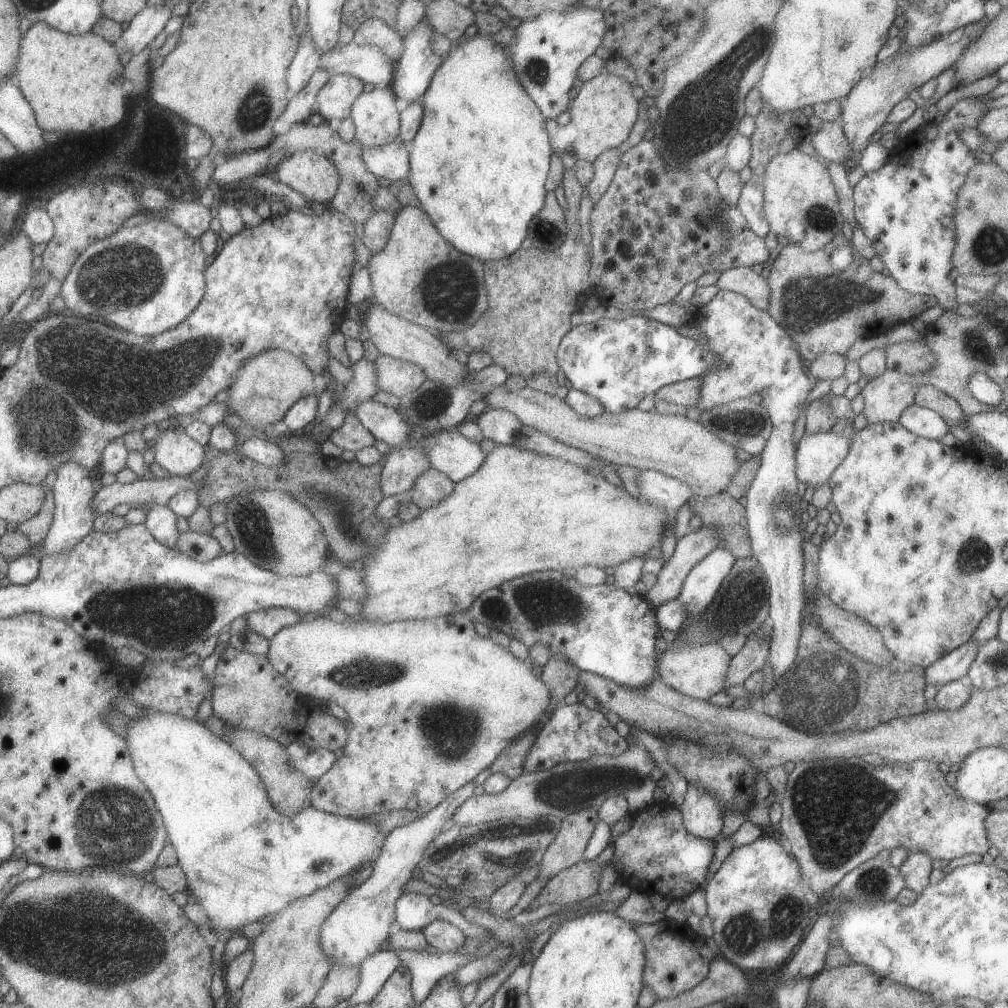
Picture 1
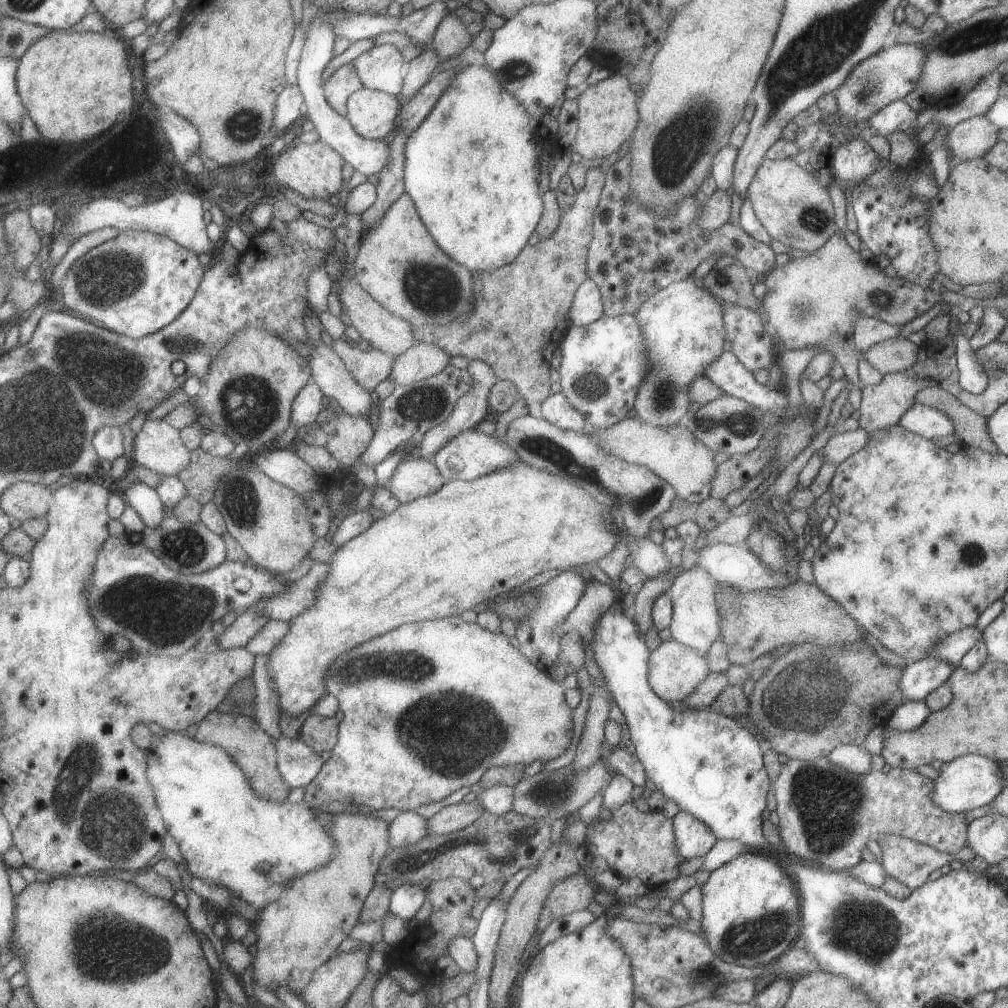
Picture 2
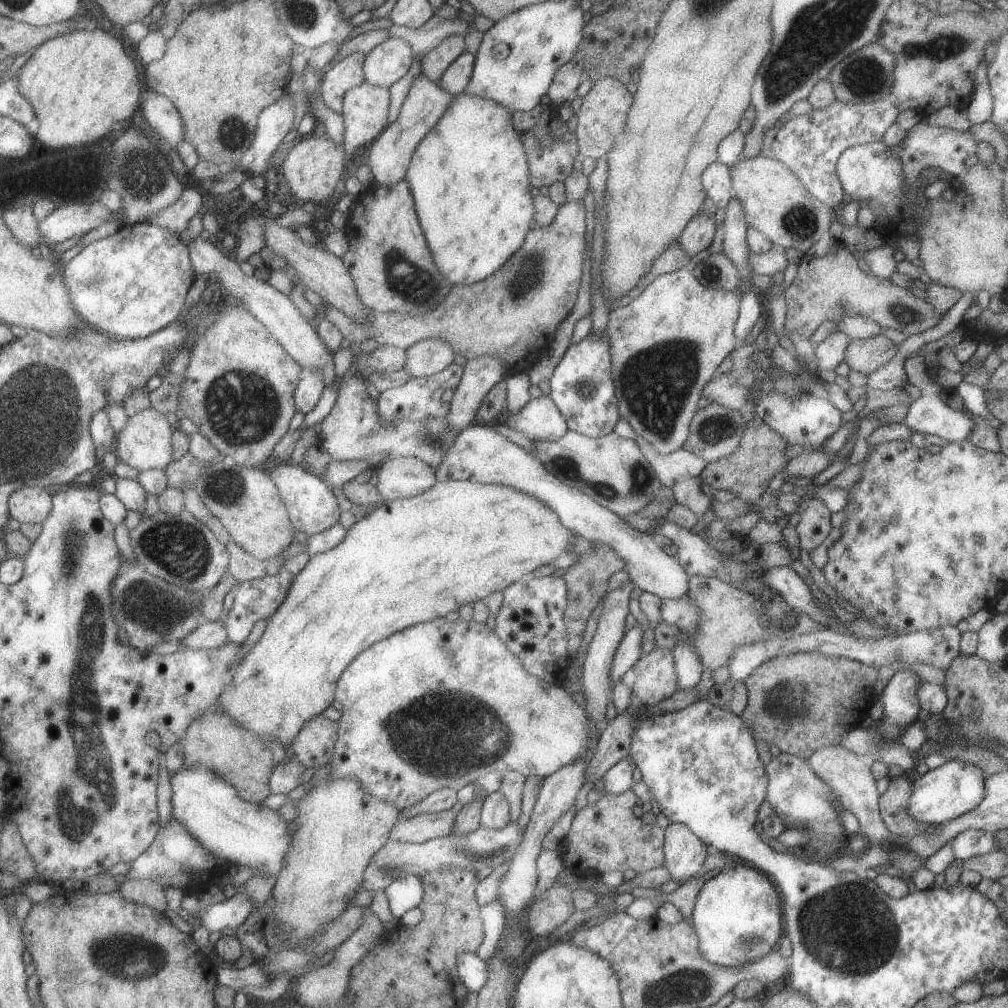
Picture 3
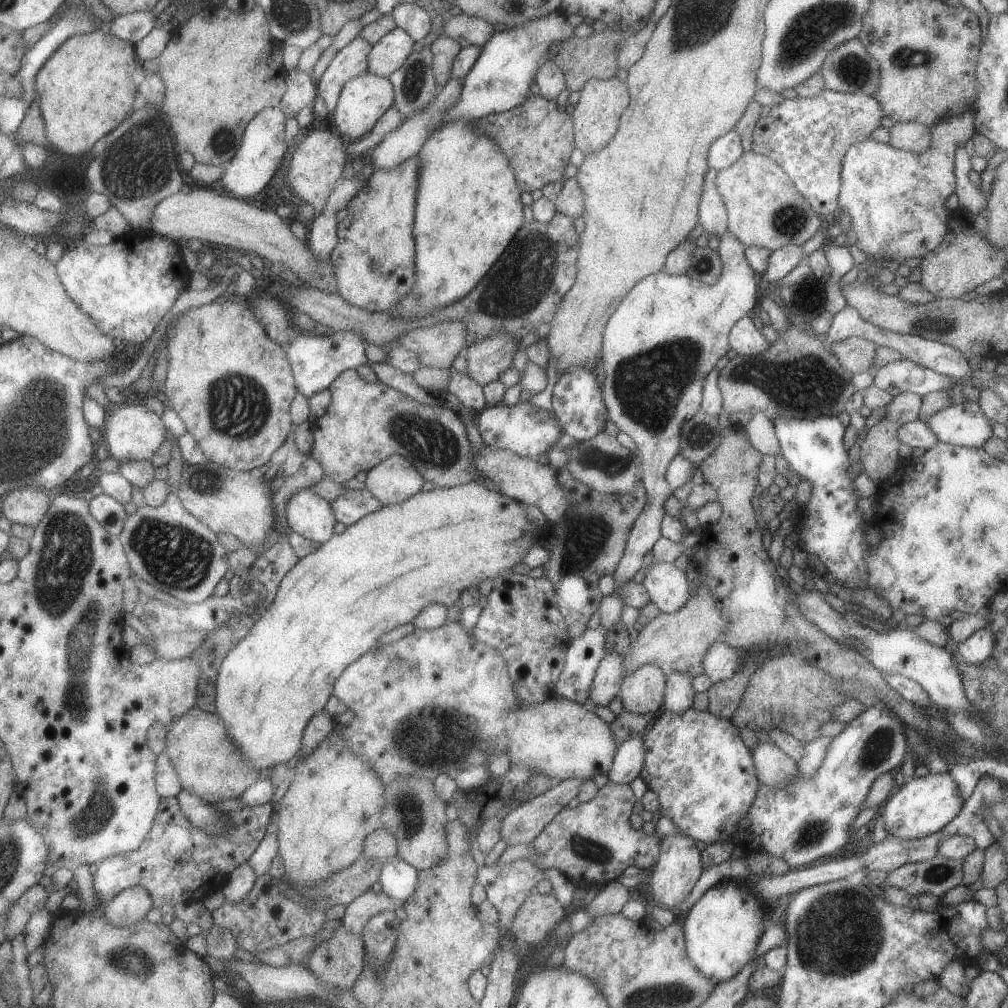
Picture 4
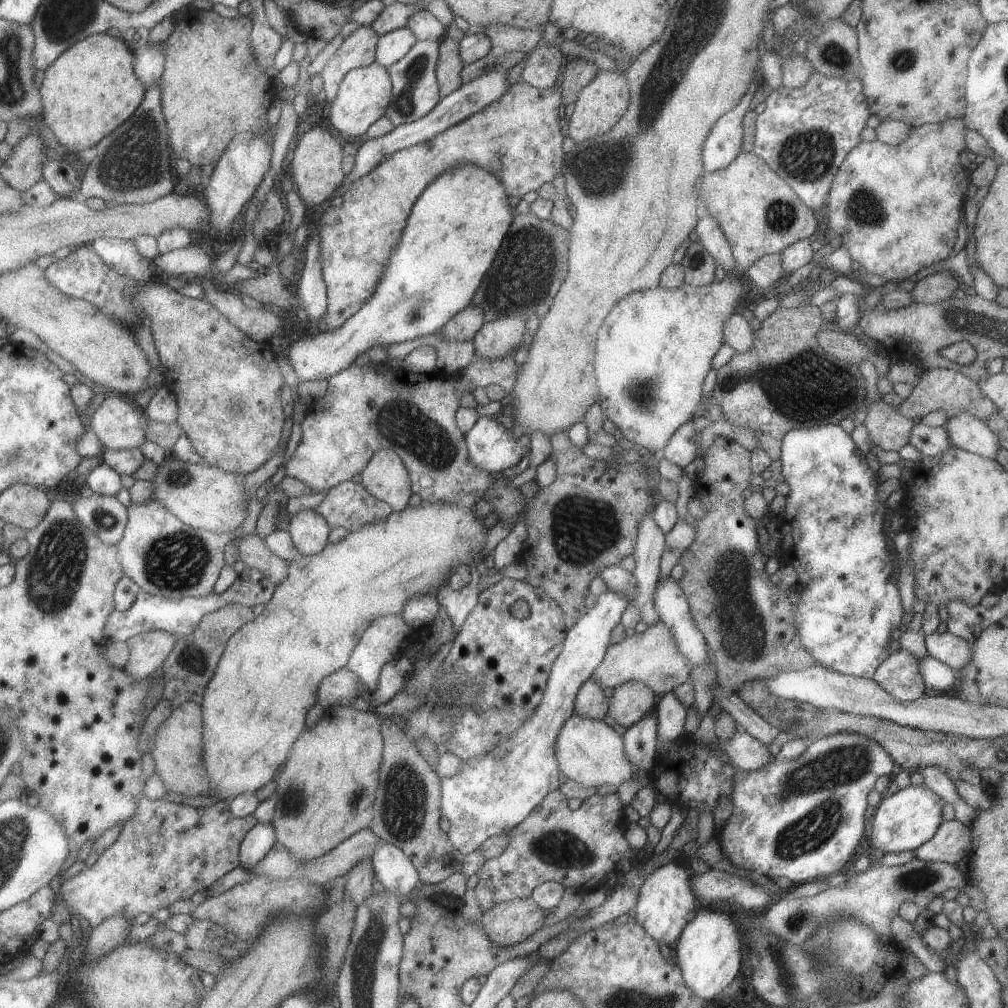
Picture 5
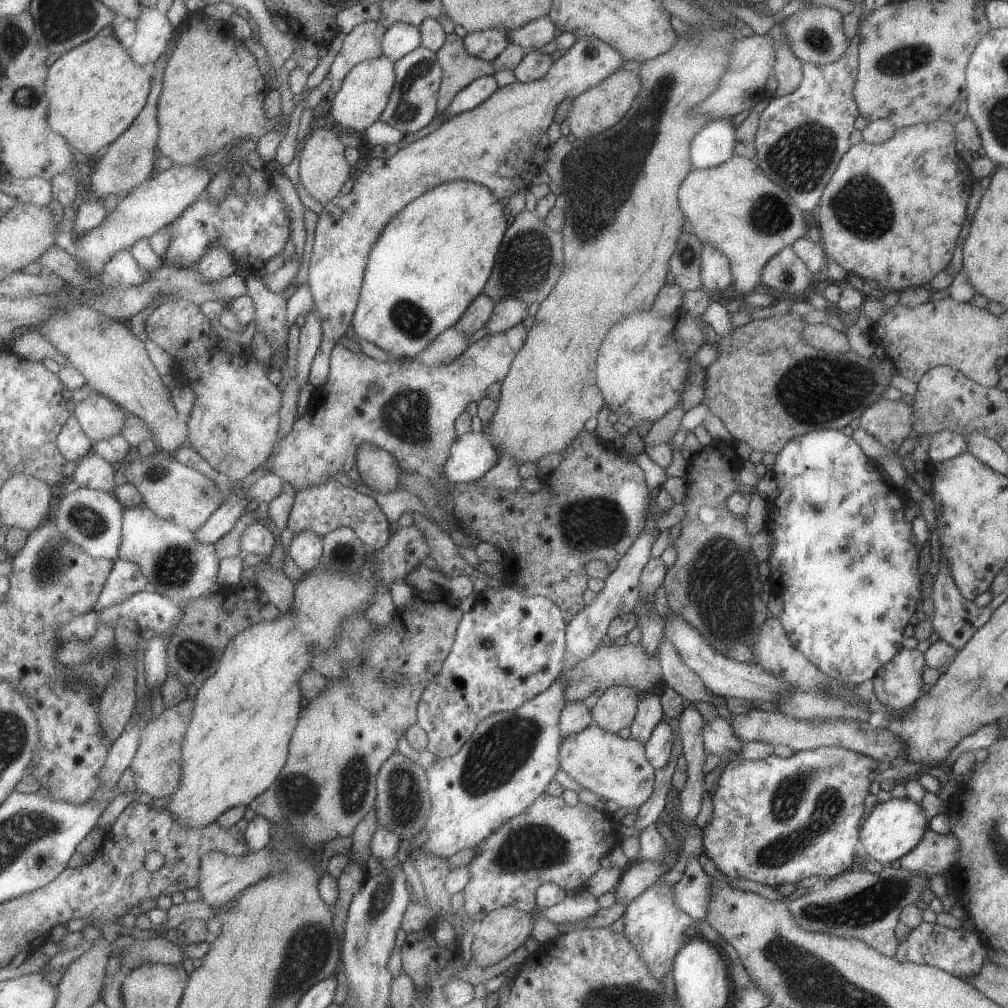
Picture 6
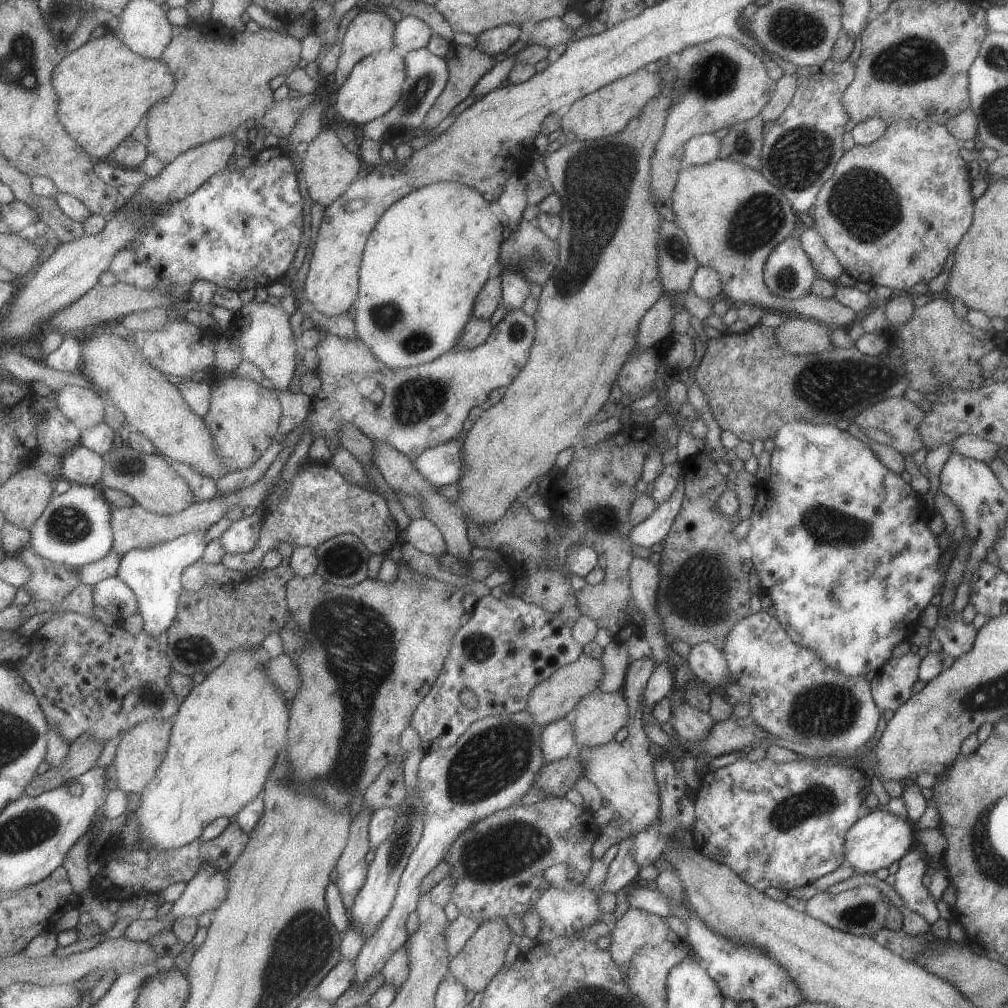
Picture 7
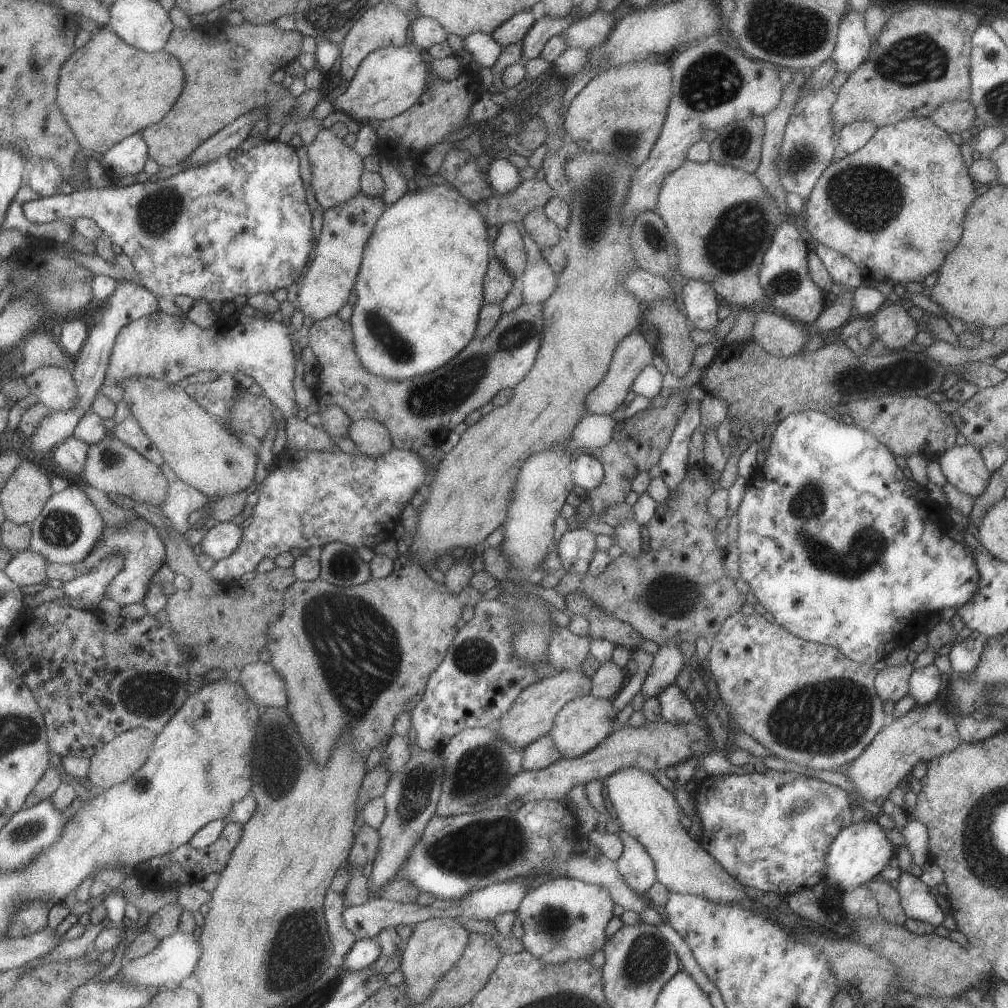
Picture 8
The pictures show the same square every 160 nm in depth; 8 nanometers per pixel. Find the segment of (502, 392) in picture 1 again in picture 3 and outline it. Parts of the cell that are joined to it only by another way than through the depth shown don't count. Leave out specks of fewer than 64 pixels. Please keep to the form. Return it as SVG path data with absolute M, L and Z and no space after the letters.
M699 476L689 477L685 480L676 480L669 493L673 495L675 502L686 506L698 518L710 508L709 498L701 491L702 480Z

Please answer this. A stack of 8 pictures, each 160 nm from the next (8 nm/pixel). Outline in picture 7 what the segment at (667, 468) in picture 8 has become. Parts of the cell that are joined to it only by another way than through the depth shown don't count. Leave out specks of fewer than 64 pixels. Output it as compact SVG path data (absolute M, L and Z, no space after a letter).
M681 476L679 482L673 488L671 497L667 498L665 502L657 504L655 510L651 512L651 516L632 528L629 536L627 536L629 542L640 544L647 549L658 542L662 543L667 532L669 532L672 521L679 514L679 510L681 510L684 494L685 482L683 482L683 476Z

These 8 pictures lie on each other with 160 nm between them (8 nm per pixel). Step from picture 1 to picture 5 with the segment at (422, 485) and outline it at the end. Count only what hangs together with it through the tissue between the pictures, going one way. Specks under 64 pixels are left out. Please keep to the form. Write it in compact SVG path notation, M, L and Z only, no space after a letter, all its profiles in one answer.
M377 450L359 475L366 492L385 502L392 512L401 512L408 506L412 495L410 476L393 450Z

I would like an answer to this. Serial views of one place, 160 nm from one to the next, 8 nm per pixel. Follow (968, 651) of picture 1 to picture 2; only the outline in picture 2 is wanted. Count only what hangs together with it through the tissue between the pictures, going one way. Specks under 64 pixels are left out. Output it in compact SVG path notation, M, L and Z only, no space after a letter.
M925 657L906 665L899 681L904 700L924 700L940 684L946 682L956 666L941 657Z

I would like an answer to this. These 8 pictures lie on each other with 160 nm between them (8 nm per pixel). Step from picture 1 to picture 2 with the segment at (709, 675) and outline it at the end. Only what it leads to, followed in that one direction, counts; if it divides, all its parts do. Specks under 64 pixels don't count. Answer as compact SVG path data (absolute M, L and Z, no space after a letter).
M661 641L659 646L650 652L647 659L648 683L651 690L666 703L683 701L709 673L707 667L707 654L701 654L677 641Z

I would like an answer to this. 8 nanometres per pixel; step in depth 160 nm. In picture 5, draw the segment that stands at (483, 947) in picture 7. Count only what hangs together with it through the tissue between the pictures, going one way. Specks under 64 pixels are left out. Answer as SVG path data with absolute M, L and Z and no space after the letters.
M527 898L495 904L480 920L487 938L495 946L513 946L526 940L543 925L545 912Z

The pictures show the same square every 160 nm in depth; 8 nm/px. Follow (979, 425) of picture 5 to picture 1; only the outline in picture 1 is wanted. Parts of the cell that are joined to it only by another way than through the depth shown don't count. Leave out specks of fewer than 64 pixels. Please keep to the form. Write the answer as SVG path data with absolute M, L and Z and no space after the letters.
M919 405L907 406L898 418L901 426L917 437L940 440L950 432L944 420L933 410Z

